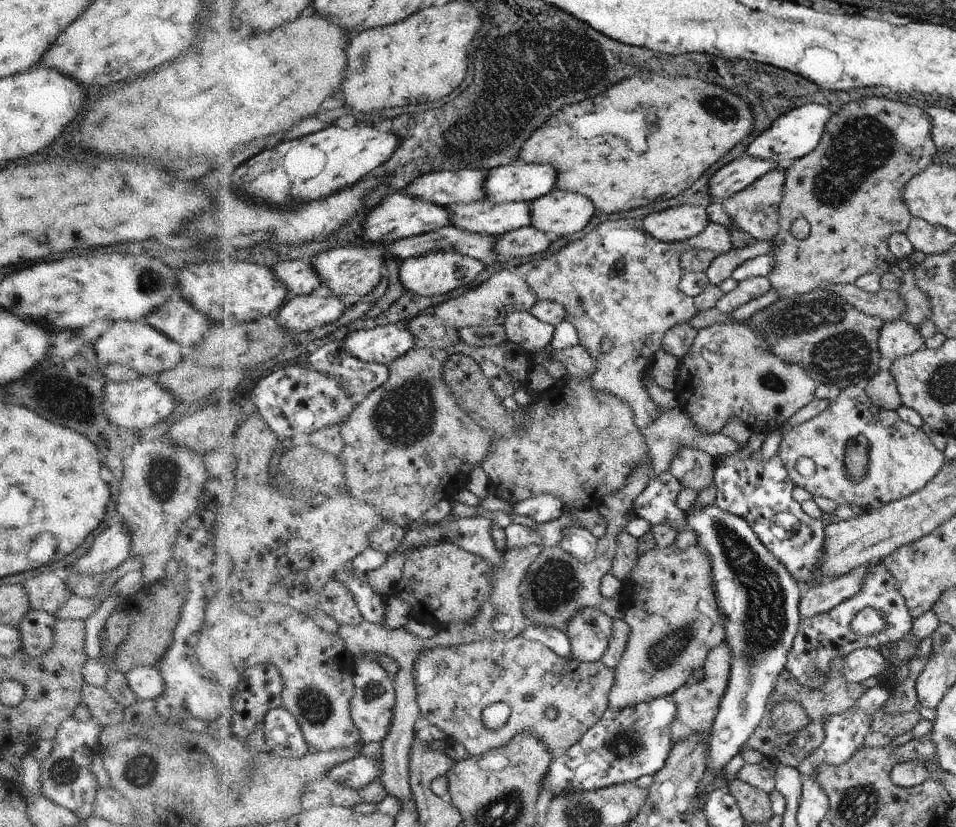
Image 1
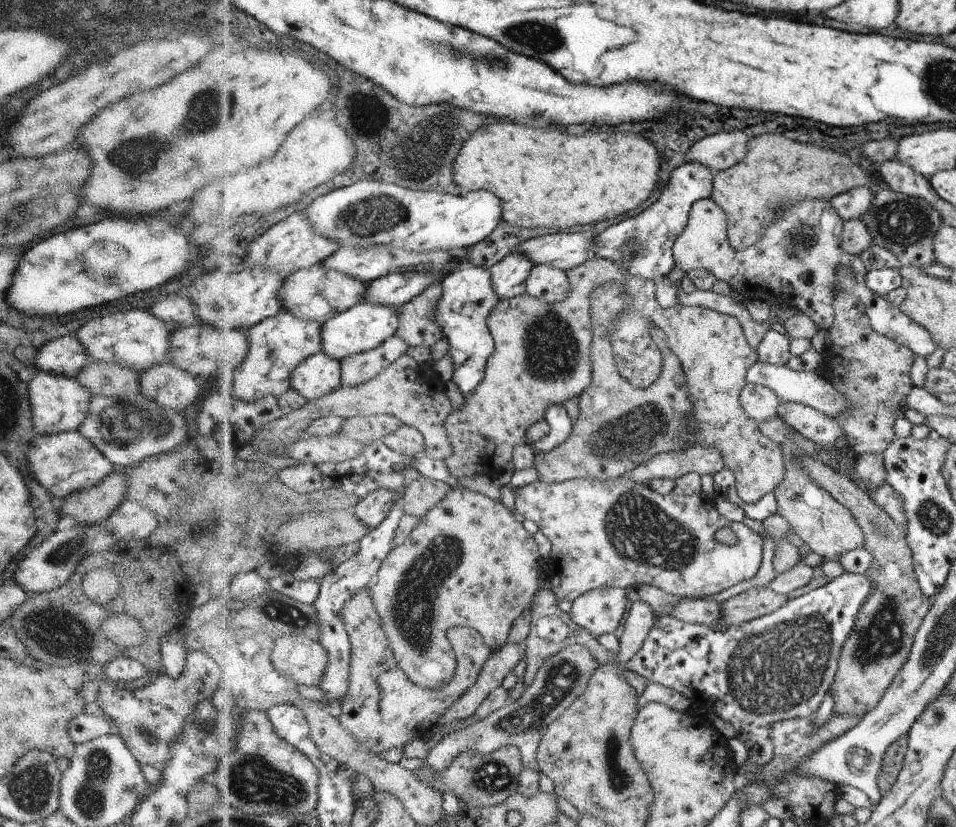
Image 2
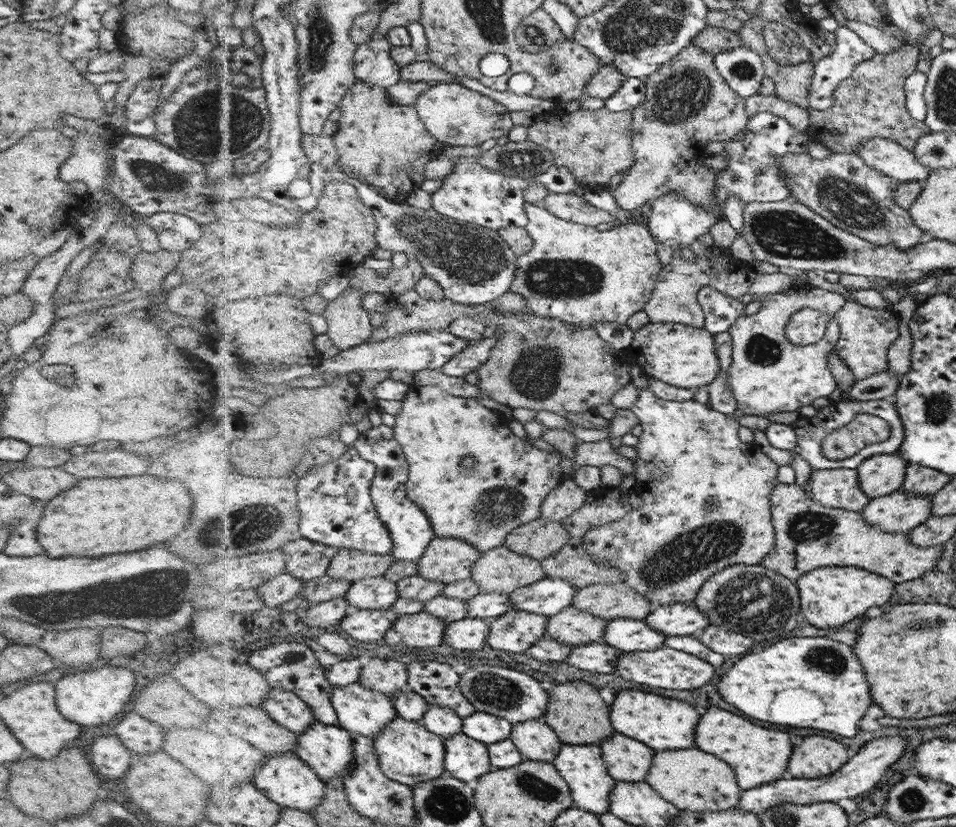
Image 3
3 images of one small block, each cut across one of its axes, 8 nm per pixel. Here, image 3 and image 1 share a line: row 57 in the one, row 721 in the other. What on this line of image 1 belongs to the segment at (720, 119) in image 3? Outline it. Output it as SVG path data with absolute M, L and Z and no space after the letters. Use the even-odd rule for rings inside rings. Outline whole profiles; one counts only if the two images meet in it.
M723 642L716 646L707 657L707 662L703 666L704 678L702 682L690 681L689 684L672 693L672 700L676 702L679 712L676 714L675 721L670 726L672 730L672 742L680 742L696 732L706 734L713 728L713 721L719 714L720 702L723 701L724 694L728 689L728 682L731 678L732 650L730 646Z

